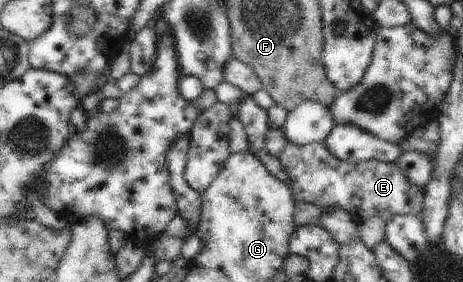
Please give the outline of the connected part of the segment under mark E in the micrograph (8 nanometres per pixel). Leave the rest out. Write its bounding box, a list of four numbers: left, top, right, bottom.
[279,141,424,222]

